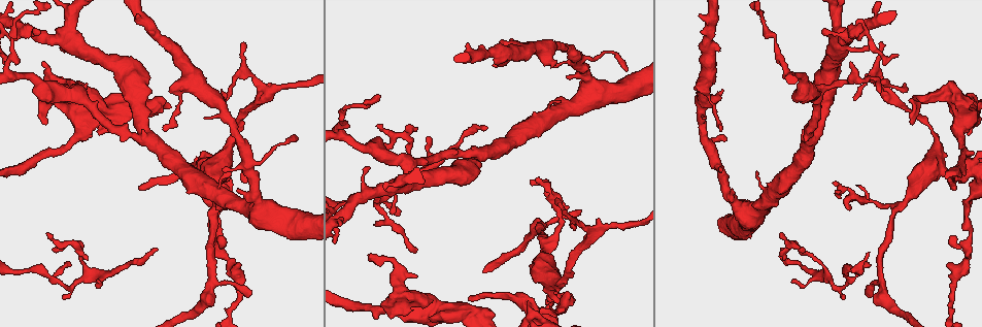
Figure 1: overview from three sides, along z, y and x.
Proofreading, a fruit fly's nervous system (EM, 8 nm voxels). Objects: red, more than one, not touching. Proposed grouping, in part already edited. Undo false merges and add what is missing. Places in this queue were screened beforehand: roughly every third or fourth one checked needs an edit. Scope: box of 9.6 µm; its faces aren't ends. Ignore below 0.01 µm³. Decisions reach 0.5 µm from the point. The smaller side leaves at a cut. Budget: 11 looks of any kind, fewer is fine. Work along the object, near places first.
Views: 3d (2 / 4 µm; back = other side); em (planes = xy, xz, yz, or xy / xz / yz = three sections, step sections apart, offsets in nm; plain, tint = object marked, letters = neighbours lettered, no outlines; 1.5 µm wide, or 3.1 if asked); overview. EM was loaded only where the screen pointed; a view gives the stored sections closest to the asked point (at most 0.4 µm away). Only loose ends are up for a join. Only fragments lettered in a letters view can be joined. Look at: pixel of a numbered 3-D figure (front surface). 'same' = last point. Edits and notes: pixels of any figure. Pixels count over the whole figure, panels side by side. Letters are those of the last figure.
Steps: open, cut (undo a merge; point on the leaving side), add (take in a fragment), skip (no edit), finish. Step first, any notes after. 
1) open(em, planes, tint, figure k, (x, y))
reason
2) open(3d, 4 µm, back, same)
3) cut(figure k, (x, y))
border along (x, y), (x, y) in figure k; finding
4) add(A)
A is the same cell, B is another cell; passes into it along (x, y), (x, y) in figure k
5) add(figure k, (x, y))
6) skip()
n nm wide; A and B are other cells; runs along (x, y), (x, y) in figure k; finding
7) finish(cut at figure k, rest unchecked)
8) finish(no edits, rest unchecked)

open(em, planes, letters, figure 1, (530, 179))
an open end

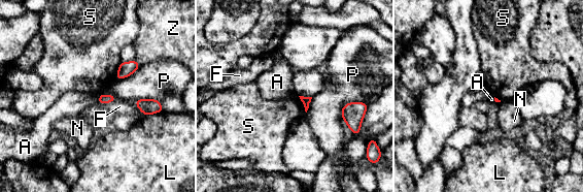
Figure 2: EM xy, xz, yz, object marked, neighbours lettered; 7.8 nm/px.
skip()
A, F, L, N, P, S and Z are other cells; border along (97, 97), (98, 102) in figure 2; none of them fits

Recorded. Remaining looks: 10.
open(3d, 2 µm, back, figure 1, (733, 191))
free end

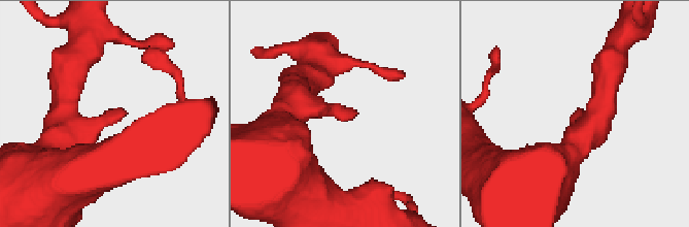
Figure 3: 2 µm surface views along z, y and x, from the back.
open(em, planes, letters, figure 3, (358, 112))

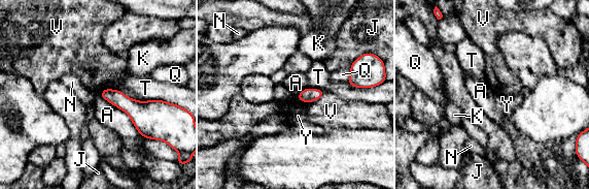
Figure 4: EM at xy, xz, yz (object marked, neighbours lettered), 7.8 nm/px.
skip()
A touches over 500 nm; A, J, K, N, Q, T, V and Y are other cells; none of them fits

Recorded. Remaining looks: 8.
open(3d, 4 µm, back, figure 1, (204, 117))
an open end

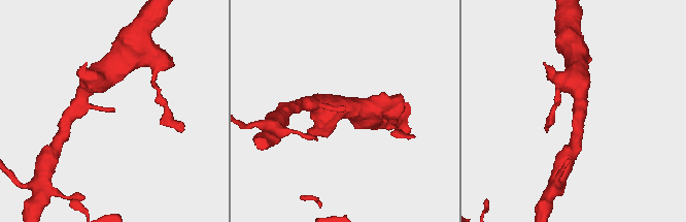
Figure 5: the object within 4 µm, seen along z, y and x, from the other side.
open(em, xy, step 8, tint, figure 5, (572, 110))

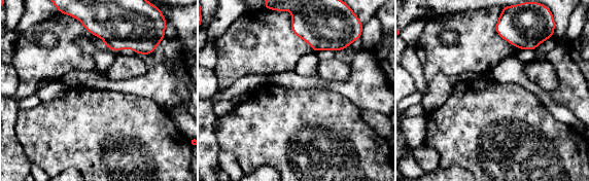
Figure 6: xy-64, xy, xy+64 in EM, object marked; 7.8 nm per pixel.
open(em, xz, step 8, letters, same)

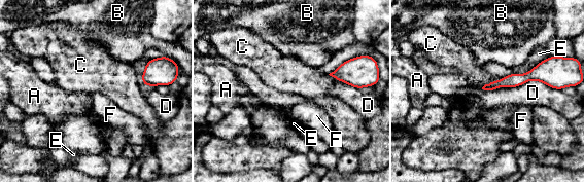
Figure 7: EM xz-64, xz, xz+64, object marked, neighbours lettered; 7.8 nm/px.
skip()
D touches over 380 nm; A, B, C, D, E and F are other cells; border along (547, 57), (527, 72), (512, 73) in figure 7; no lettered fragment goes on from it

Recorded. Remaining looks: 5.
open(em, xy, step 8, letters, figure 1, (579, 211))
tapers out

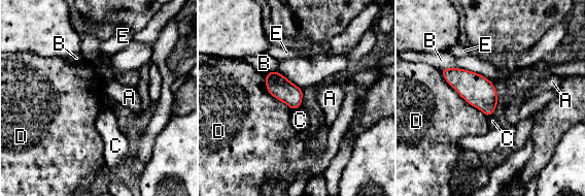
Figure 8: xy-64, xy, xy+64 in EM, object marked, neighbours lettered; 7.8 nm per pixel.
skip()
D touches over 550 nm; A, B, C, D and E are other cells; none of them fits

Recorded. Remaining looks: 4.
open(em, planes, tint, figure 1, (12, 74))
abrupt turn

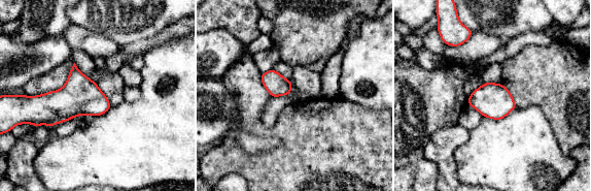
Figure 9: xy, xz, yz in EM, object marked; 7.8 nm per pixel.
open(em, planes, letters, same)
see the neighbours

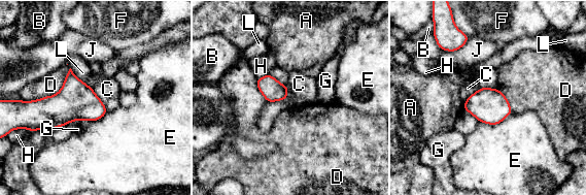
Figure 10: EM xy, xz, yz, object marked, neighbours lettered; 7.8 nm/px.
skip()
140 nm wide; A, B, C, D, E, F, G, H, J and L are other cells; border along (92, 88), (107, 111) in figure 10; all the same neuron

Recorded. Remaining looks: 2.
finish(no edits, rest unchecked)

